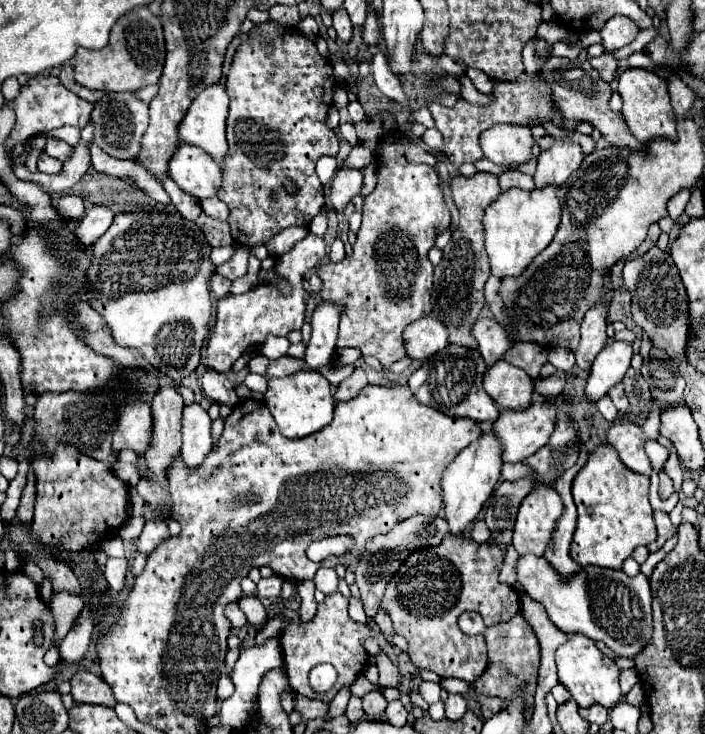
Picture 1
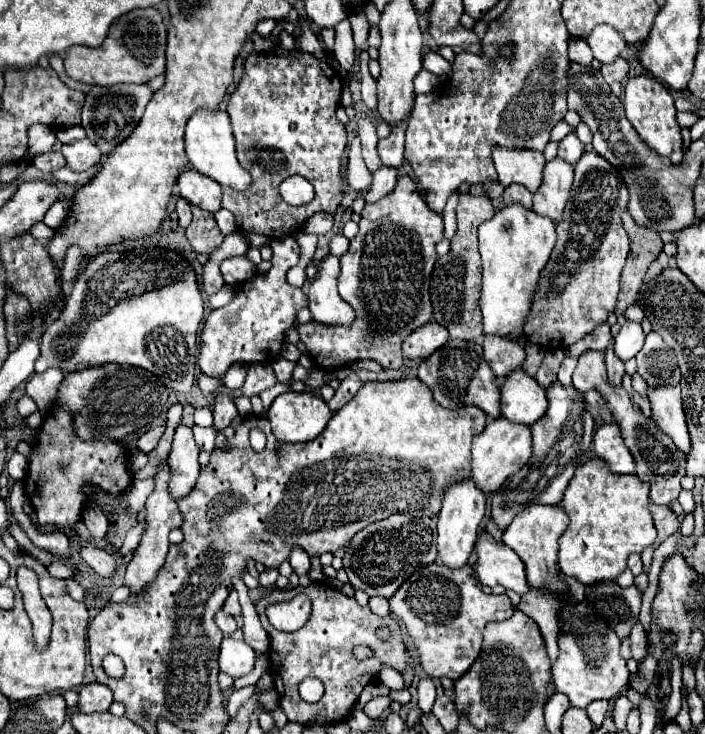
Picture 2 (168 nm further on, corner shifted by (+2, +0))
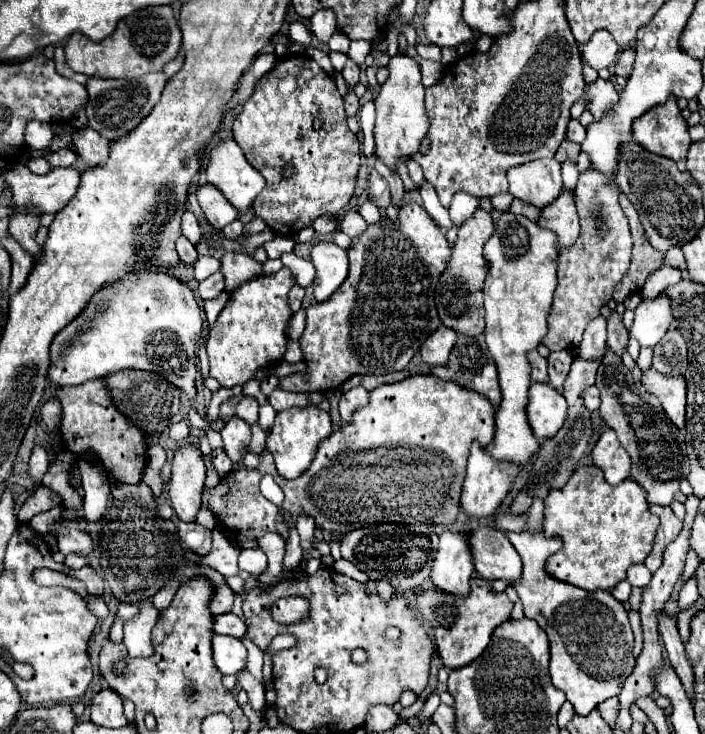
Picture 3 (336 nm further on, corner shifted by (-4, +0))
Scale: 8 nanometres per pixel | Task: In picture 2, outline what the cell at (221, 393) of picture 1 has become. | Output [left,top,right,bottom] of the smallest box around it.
[213,393,239,429]

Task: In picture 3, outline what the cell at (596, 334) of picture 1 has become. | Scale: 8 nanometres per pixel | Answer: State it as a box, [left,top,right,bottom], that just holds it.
[595,349,689,505]

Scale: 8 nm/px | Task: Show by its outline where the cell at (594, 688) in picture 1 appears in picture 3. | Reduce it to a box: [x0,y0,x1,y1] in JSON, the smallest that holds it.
[507,499,635,715]

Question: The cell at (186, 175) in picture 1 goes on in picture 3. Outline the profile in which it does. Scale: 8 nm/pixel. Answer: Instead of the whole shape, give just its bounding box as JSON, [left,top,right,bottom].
[197,185,237,231]

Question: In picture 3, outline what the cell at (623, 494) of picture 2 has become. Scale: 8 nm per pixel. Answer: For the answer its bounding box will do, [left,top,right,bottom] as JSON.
[543,465,659,591]

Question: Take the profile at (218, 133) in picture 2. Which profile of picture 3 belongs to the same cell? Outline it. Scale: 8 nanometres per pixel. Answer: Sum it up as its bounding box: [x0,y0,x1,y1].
[205,139,265,213]

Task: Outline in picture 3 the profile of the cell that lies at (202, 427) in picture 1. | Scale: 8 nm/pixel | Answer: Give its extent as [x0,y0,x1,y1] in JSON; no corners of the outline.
[169,443,205,523]

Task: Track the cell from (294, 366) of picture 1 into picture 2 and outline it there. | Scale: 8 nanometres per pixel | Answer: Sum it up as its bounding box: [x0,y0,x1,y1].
[241,363,277,397]

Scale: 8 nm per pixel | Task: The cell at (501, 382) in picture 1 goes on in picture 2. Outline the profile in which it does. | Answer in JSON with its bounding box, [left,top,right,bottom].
[501,371,547,425]

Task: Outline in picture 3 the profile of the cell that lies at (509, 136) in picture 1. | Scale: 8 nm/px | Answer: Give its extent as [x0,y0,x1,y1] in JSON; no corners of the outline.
[507,159,563,209]

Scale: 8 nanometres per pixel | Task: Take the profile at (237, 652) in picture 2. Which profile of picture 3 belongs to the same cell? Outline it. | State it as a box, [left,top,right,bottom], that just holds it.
[211,633,247,675]

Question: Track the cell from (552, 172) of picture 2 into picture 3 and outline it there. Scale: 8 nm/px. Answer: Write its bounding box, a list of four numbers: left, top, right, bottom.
[537,191,579,251]

